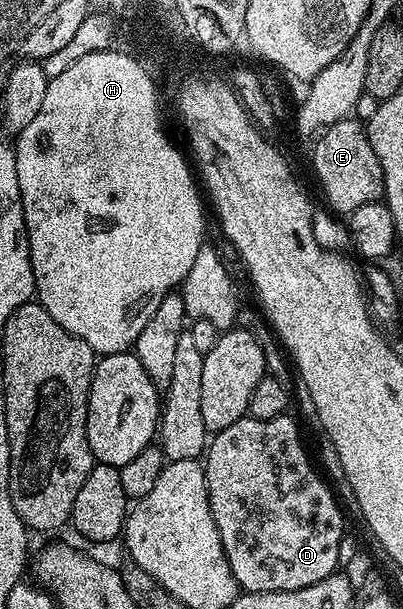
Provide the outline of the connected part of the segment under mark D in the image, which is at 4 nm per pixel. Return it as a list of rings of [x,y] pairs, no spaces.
[[[283,415],[276,419],[256,419],[252,416],[242,417],[232,427],[224,427],[209,438],[204,450],[204,468],[206,486],[208,487],[208,503],[212,511],[212,519],[216,523],[216,531],[220,531],[220,543],[224,547],[224,555],[228,559],[228,567],[232,567],[232,575],[236,579],[239,590],[248,593],[267,593],[268,591],[300,591],[300,587],[312,587],[312,583],[320,583],[320,579],[328,579],[339,568],[337,555],[344,529],[342,529],[342,513],[338,510],[338,501],[334,493],[322,482],[320,474],[314,470],[306,449],[302,446],[302,437],[298,434],[298,425]]]

